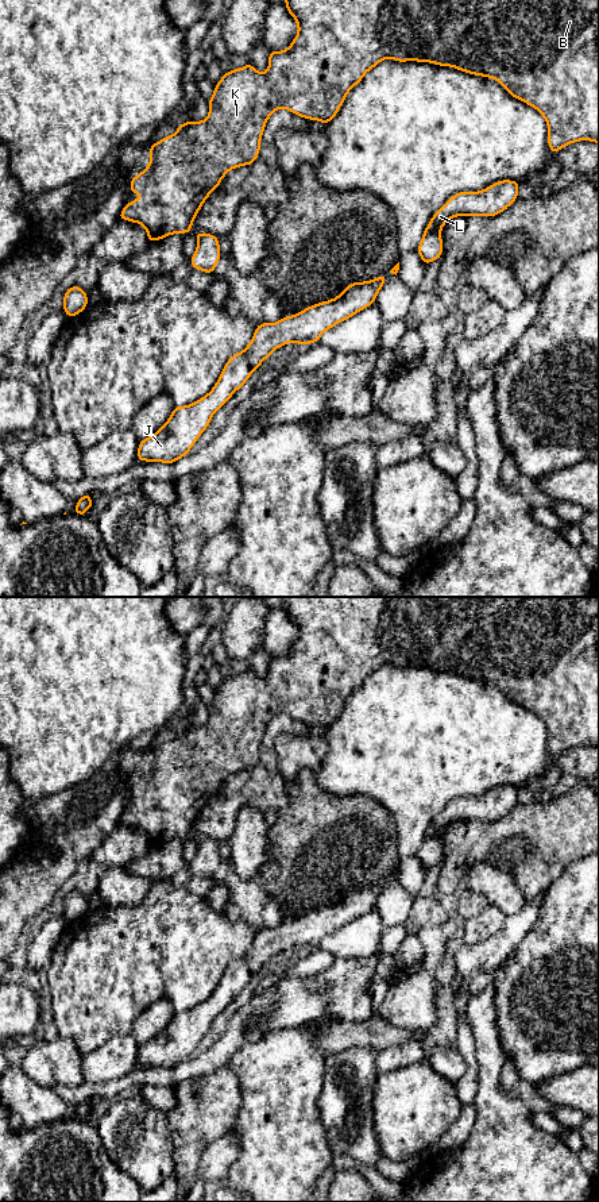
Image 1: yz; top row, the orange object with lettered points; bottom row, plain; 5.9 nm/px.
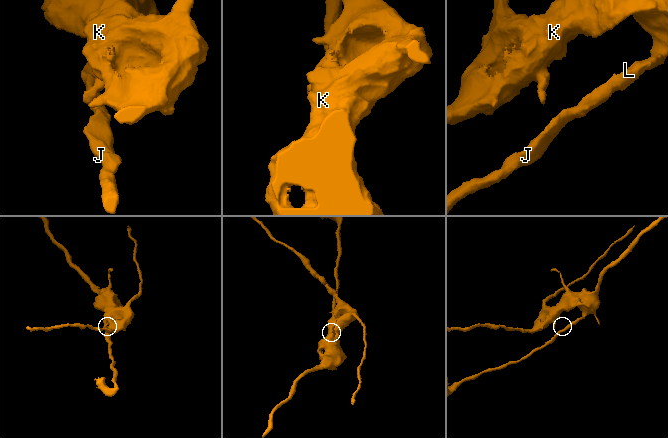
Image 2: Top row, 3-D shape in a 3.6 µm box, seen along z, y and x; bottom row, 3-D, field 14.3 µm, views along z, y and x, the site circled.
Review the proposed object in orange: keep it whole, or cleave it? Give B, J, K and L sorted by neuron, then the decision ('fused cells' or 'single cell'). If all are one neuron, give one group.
B J K L | single cell

